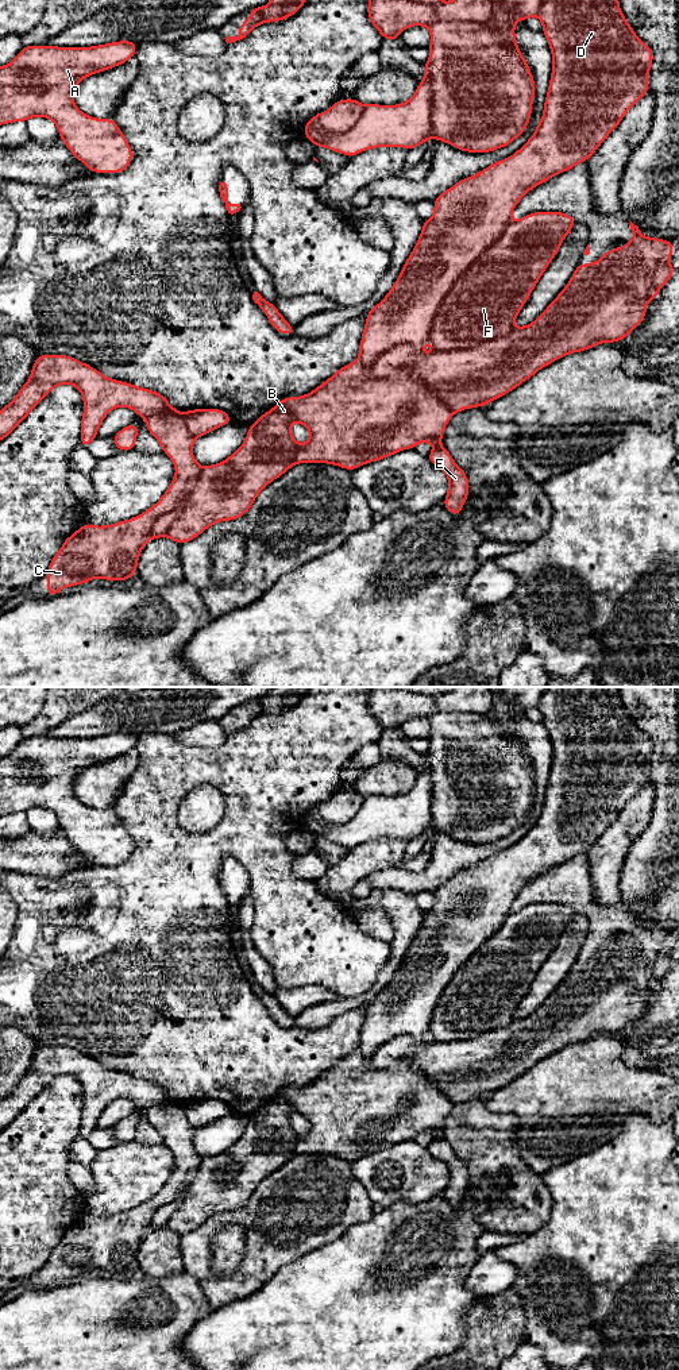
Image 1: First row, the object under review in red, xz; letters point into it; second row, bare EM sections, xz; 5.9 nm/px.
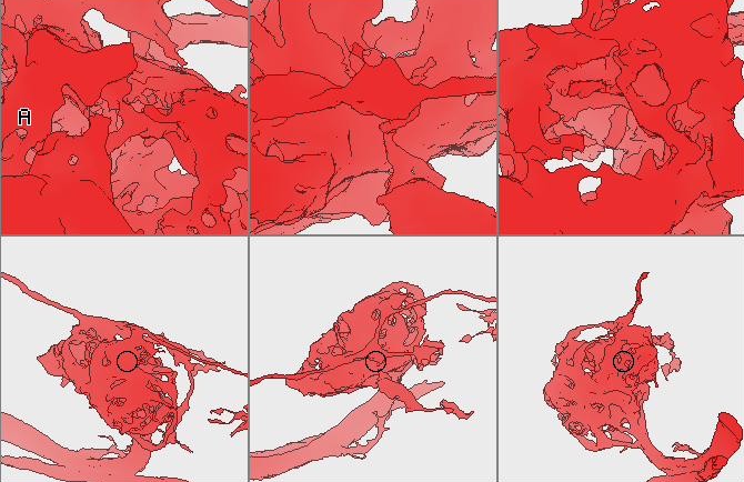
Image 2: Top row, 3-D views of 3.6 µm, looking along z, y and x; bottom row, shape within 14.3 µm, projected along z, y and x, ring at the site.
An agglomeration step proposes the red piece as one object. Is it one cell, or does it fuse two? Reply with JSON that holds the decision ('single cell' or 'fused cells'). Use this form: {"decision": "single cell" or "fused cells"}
{"decision": "fused cells"}

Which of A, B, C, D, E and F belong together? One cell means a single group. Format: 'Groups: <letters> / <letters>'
Groups: A B C D F / E

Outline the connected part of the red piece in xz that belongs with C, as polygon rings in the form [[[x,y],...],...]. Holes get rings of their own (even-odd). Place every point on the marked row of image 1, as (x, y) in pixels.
[[[370,0],[370,3],[367,4],[367,15],[370,18],[371,24],[379,31],[379,34],[386,40],[391,42],[398,39],[400,32],[404,28],[409,28],[412,26],[425,26],[429,28],[431,45],[428,50],[431,57],[428,62],[423,63],[425,76],[423,81],[417,85],[414,96],[408,101],[405,101],[404,104],[396,104],[391,107],[385,107],[382,104],[363,105],[351,97],[346,100],[337,100],[336,103],[332,104],[329,109],[312,116],[305,124],[304,136],[308,140],[310,140],[316,147],[327,147],[332,151],[352,158],[354,155],[364,150],[383,146],[404,147],[412,150],[421,146],[427,139],[439,139],[444,143],[456,147],[460,151],[482,153],[482,154],[508,146],[517,136],[520,136],[528,127],[528,121],[532,115],[532,103],[535,97],[535,80],[529,66],[526,65],[524,55],[518,50],[518,45],[514,36],[516,20],[520,19],[525,23],[528,18],[537,16],[543,23],[543,34],[547,38],[551,47],[552,73],[544,103],[543,117],[537,124],[533,136],[512,157],[495,162],[471,177],[458,181],[451,189],[444,190],[433,200],[435,212],[431,219],[424,220],[423,229],[416,243],[416,247],[412,250],[409,258],[406,259],[397,281],[391,286],[390,292],[385,296],[385,298],[366,314],[366,325],[362,333],[359,358],[355,362],[348,363],[347,366],[339,368],[329,379],[324,381],[320,386],[317,386],[306,395],[285,397],[283,400],[281,400],[273,409],[263,413],[252,425],[248,427],[248,432],[242,447],[221,463],[211,464],[202,468],[194,460],[192,448],[197,437],[201,437],[216,428],[221,428],[232,422],[231,416],[225,410],[208,408],[201,410],[190,409],[186,413],[180,413],[158,391],[148,390],[144,387],[136,387],[130,382],[120,382],[116,379],[107,378],[104,374],[101,374],[92,366],[80,362],[73,356],[62,354],[61,355],[39,354],[32,364],[28,381],[23,385],[23,387],[13,397],[13,400],[0,410],[0,441],[5,439],[28,416],[28,413],[36,406],[38,402],[43,400],[45,395],[47,395],[49,391],[54,390],[58,385],[67,383],[76,386],[84,397],[82,402],[84,414],[81,418],[80,445],[88,448],[88,445],[97,437],[99,427],[105,418],[105,416],[115,408],[127,406],[146,420],[148,432],[158,440],[158,443],[162,445],[163,454],[167,455],[175,466],[175,476],[170,483],[170,486],[167,487],[166,493],[157,503],[154,503],[144,513],[131,520],[123,520],[120,522],[104,526],[96,526],[84,522],[77,532],[74,532],[62,543],[61,549],[54,555],[46,571],[49,597],[57,597],[57,593],[59,590],[65,587],[84,584],[92,579],[101,578],[111,582],[130,580],[132,575],[136,572],[139,555],[146,543],[150,540],[150,533],[155,520],[173,510],[181,502],[188,489],[188,483],[193,479],[196,481],[196,483],[189,497],[186,498],[182,513],[171,522],[165,535],[166,537],[178,544],[192,541],[194,537],[200,536],[205,529],[208,529],[211,525],[216,522],[231,521],[244,516],[252,506],[254,499],[258,497],[258,494],[270,482],[283,475],[290,467],[293,467],[297,463],[328,463],[352,471],[356,467],[381,460],[402,449],[414,448],[417,444],[423,441],[439,444],[440,440],[443,439],[444,427],[447,422],[450,422],[454,413],[462,412],[468,408],[485,406],[486,404],[508,394],[509,391],[520,386],[522,382],[533,377],[540,368],[553,363],[556,359],[560,359],[568,354],[590,350],[599,343],[620,341],[621,339],[629,336],[630,332],[634,328],[637,328],[640,323],[644,320],[647,313],[647,304],[651,300],[656,298],[660,293],[660,287],[664,283],[667,283],[671,277],[674,277],[675,271],[671,267],[672,258],[671,251],[675,248],[674,242],[663,240],[659,238],[645,238],[640,232],[639,227],[630,221],[630,229],[634,236],[629,244],[624,244],[614,250],[606,250],[603,256],[594,263],[586,263],[583,266],[580,261],[566,287],[558,294],[558,297],[547,306],[547,309],[533,323],[520,328],[513,327],[517,314],[520,313],[524,304],[529,298],[532,290],[535,289],[544,270],[556,256],[564,238],[571,232],[571,228],[576,223],[576,219],[574,219],[567,213],[555,211],[555,212],[532,212],[517,221],[512,221],[510,220],[512,211],[520,202],[520,200],[535,186],[548,181],[549,178],[563,171],[572,169],[574,166],[582,162],[586,162],[597,151],[597,148],[607,138],[607,135],[617,128],[625,113],[645,93],[649,92],[648,72],[651,70],[653,62],[653,53],[647,43],[644,43],[636,36],[634,30],[628,23],[628,20],[625,19],[625,16],[620,9],[618,0],[452,0],[445,3],[440,0]],[[428,341],[433,344],[435,351],[418,355],[417,352],[423,350]],[[292,422],[301,422],[310,432],[310,439],[305,444],[298,444],[294,440],[293,433],[290,432]]]

